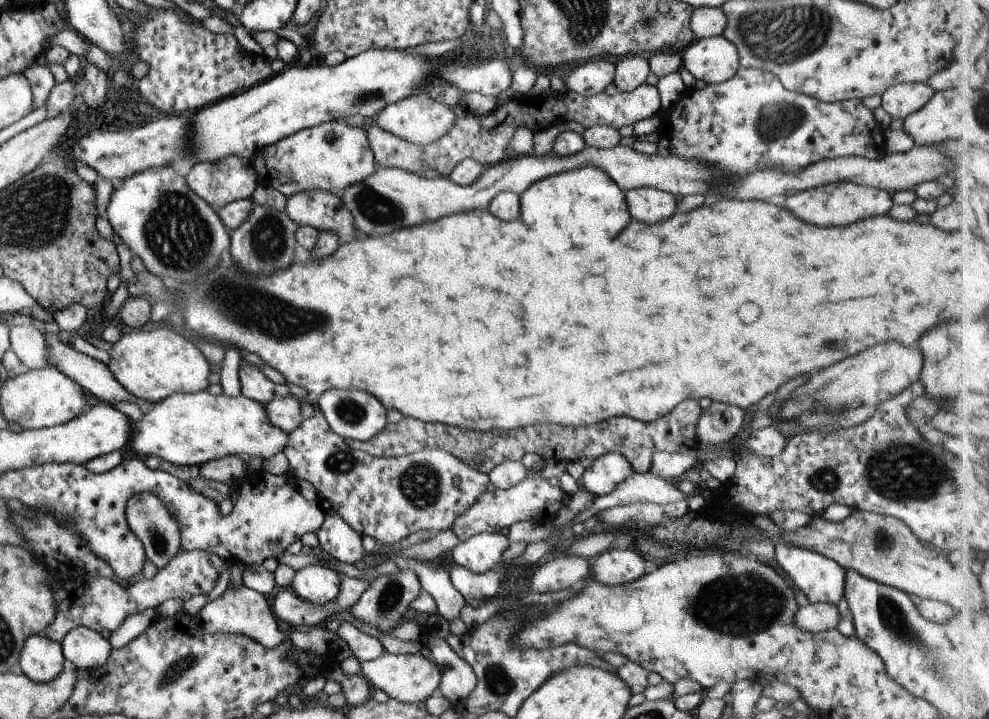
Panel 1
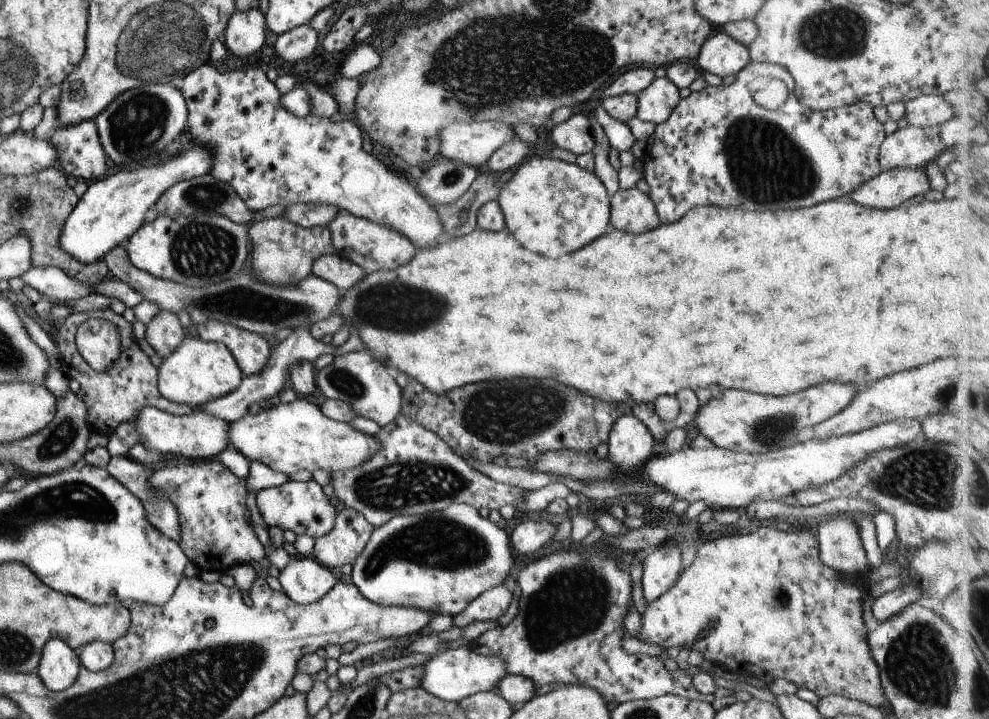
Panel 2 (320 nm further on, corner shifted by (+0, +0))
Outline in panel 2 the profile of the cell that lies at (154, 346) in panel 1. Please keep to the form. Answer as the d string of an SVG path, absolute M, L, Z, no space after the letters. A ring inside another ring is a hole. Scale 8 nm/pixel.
M185 338L169 356L161 359L161 365L156 368L159 392L167 400L189 405L193 409L229 394L245 377L231 351L223 343Z

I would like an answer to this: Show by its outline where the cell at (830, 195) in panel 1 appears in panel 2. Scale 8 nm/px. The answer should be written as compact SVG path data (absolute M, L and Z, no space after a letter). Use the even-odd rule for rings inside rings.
M887 169L865 181L847 195L869 208L895 208L913 197L931 196L931 186L922 169Z

